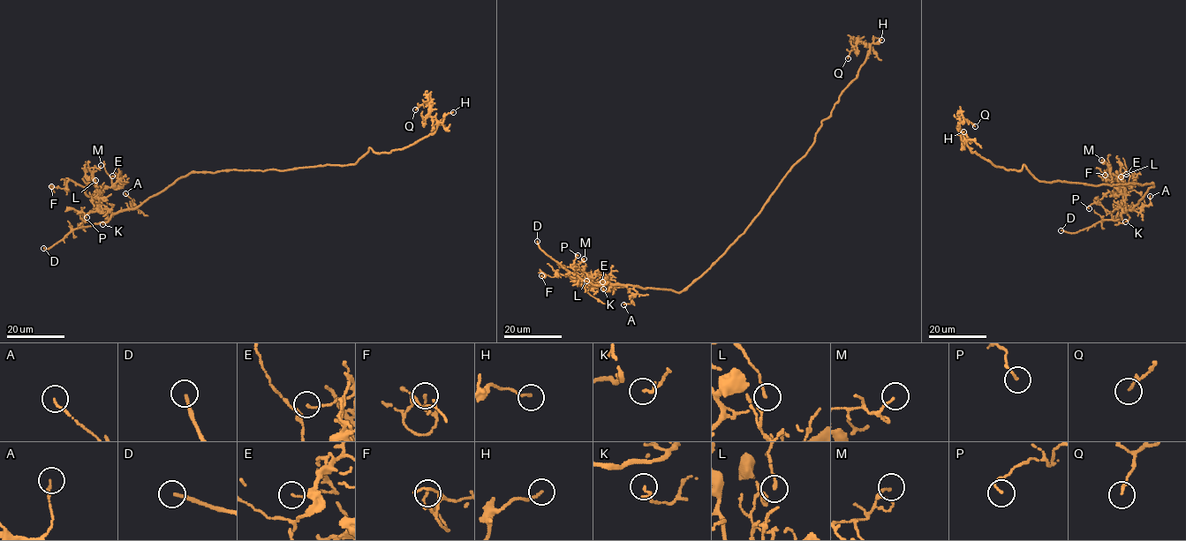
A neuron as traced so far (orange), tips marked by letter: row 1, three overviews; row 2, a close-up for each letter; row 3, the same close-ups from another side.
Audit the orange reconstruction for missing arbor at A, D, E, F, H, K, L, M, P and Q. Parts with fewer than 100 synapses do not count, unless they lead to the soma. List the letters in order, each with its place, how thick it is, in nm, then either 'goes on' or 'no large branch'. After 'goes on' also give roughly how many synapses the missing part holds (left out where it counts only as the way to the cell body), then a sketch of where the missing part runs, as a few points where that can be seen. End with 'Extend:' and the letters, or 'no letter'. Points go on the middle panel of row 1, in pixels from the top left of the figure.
A: at (623, 304); 100 nm thick; no large branch
D: at (537, 241); 170 nm thick; goes on
E: at (602, 281); 70 nm thick; no large branch
F: at (541, 275); 100 nm thick; no large branch
H: at (881, 40); 140 nm thick; no large branch
K: at (603, 289); 110 nm thick; no large branch
L: at (586, 281); 100 nm thick; no large branch
M: at (584, 259); 120 nm thick; no large branch
P: at (577, 255); 120 nm thick; no large branch
Q: at (848, 58); 130 nm thick; no large branch
Extend: D

